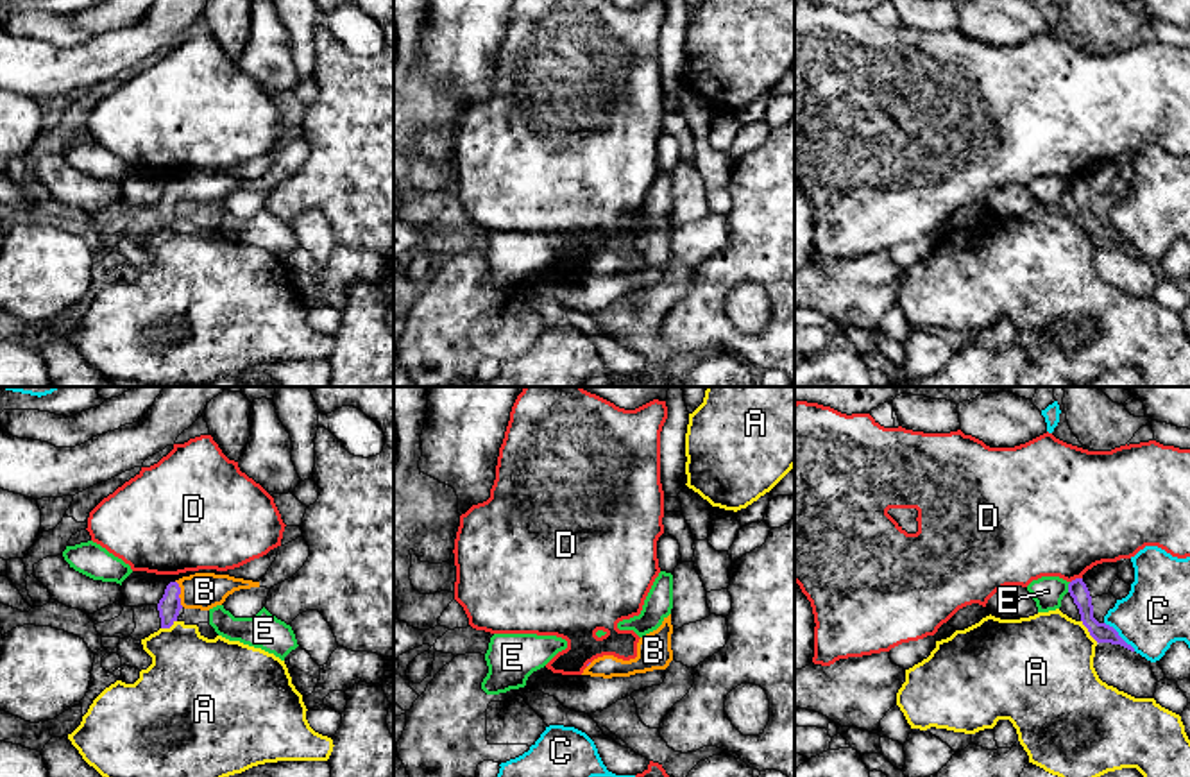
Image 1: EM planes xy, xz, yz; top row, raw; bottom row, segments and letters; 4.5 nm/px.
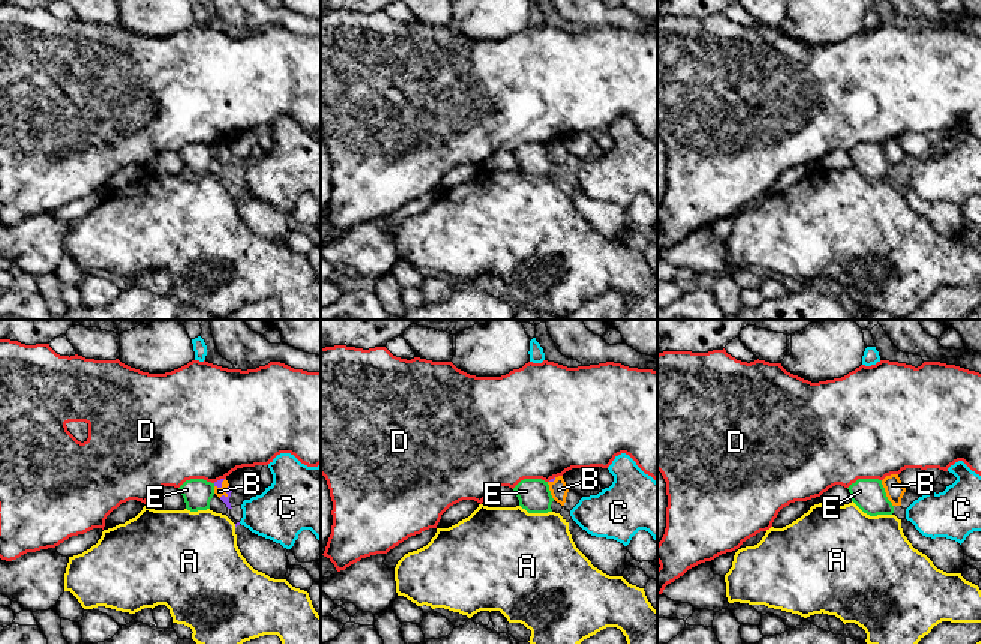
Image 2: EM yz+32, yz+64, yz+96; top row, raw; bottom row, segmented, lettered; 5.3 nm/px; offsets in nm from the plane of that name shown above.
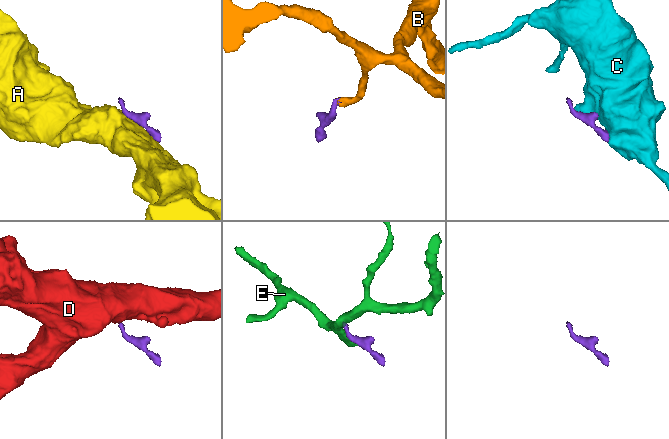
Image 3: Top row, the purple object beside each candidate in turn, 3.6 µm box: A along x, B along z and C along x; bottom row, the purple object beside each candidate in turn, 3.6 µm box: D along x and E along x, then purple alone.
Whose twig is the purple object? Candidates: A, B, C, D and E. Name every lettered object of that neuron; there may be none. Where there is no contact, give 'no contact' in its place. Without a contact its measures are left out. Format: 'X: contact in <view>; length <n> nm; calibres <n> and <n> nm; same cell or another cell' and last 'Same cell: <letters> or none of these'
A: contact in yz; length 130 nm; calibres 90 and 440 nm; another cell
B: contact in xy; length 120 nm; calibres 100 and 160 nm; same cell
C: contact in yz; length 190 nm; calibres 90 and 300 nm; another cell
D: contact in yz; length 60 nm; calibres 90 and 460 nm; another cell
E: contact in yz; length 50 nm; calibres 90 and 140 nm; another cell
Same cell: B

